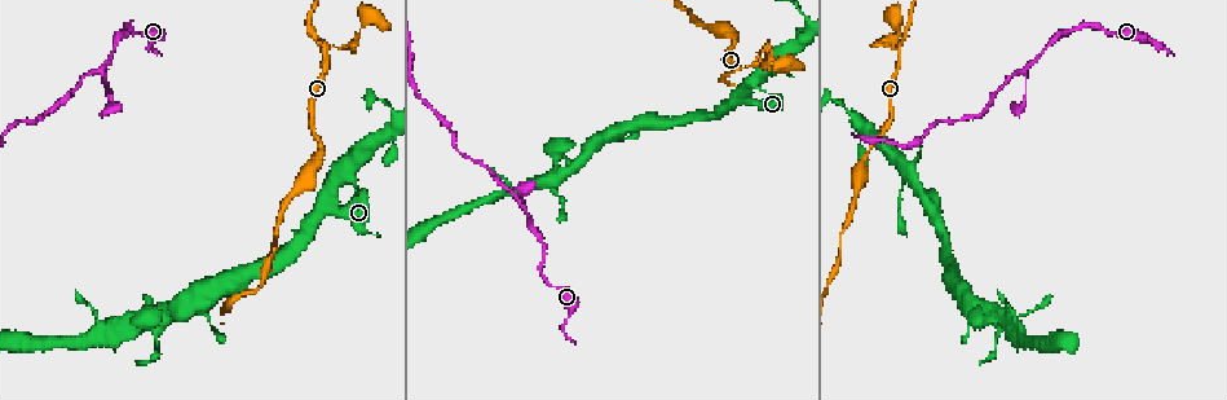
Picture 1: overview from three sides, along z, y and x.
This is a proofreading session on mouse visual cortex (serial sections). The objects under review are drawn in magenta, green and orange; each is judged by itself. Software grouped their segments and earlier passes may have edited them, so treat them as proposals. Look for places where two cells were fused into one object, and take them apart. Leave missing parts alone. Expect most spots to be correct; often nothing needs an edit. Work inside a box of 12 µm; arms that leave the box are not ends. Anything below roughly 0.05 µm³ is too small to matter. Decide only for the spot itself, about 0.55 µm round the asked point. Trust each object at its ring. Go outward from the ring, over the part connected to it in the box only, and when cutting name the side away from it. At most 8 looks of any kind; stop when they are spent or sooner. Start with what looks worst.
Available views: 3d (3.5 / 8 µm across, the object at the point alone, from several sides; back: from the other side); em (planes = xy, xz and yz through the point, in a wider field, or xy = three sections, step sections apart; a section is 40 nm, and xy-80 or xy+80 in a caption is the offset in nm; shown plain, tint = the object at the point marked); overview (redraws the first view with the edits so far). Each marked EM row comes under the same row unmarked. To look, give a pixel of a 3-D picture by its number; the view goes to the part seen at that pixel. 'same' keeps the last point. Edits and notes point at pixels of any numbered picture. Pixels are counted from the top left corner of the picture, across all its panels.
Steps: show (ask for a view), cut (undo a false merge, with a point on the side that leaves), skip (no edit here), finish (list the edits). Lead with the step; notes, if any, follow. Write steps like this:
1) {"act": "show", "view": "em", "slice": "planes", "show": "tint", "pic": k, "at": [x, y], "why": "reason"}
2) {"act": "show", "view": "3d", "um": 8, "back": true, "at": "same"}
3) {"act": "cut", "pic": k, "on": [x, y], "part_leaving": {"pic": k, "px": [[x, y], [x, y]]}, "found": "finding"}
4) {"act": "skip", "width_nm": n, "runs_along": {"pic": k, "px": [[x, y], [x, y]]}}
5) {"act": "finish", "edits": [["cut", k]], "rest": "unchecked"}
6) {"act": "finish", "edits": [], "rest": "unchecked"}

{"act": "show", "view": "3d", "um": 3.5, "pic": 1, "at": [900, 54], "why": "three-way junction"}

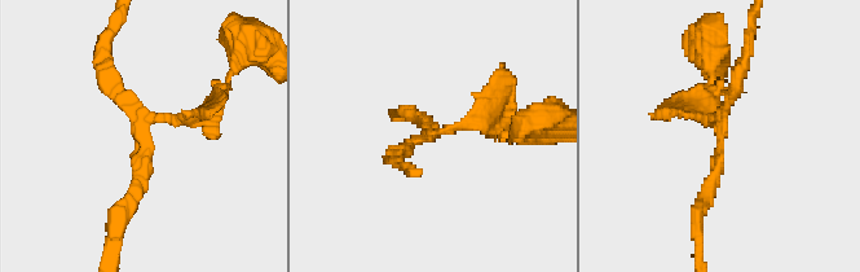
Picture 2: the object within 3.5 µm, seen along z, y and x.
{"act": "show", "view": "em", "slice": "xy", "step": 5, "show": "tint", "pic": 2, "at": [150, 137]}

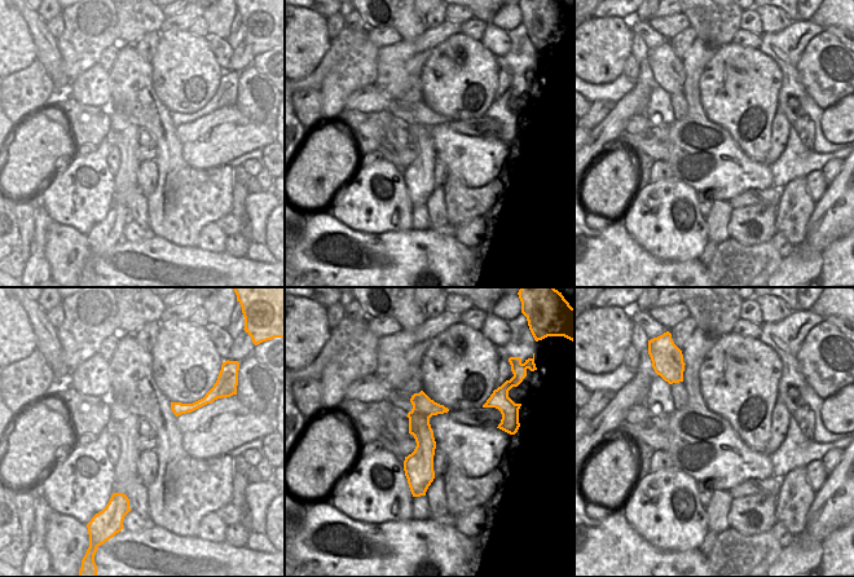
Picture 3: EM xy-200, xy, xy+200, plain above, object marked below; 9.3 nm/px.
{"act": "skip", "runs_along": {"pic": 3, "px": [[417, 396], [422, 432], [422, 488]]}, "found": "one cell here"}

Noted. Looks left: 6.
{"act": "show", "view": "3d", "um": 8, "pic": 1, "at": [105, 66], "why": "two arms in line, one across"}

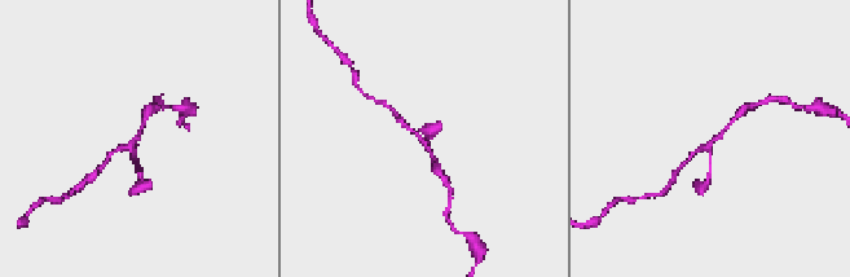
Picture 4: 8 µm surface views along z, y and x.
{"act": "show", "view": "em", "slice": "xy", "step": 2, "show": "tint", "pic": 4, "at": [420, 140], "arms": 3, "arm_widths_nm": [100, 150, 150]}

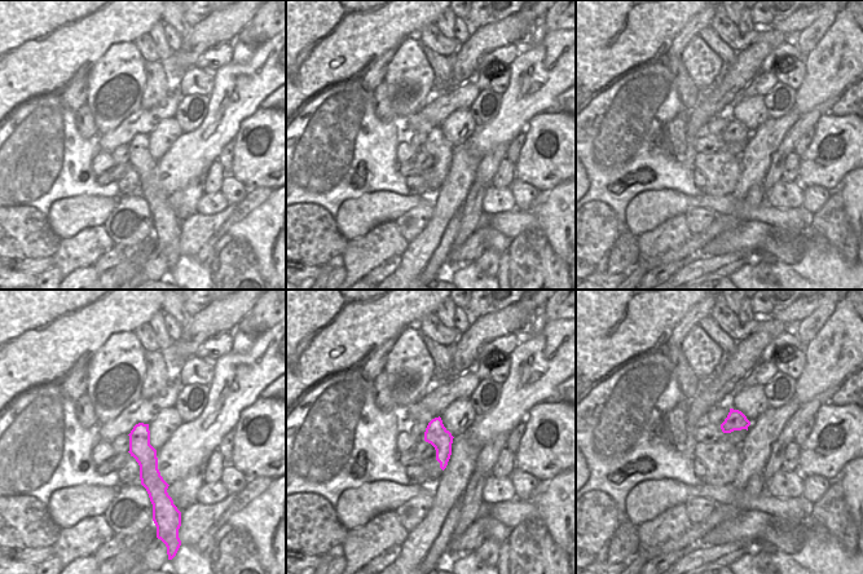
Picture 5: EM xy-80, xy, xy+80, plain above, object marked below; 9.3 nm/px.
{"act": "skip", "found": "all the same cell"}

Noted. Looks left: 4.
{"act": "show", "view": "3d", "um": 3.5, "pic": 1, "at": [913, 178], "why": "branch point"}

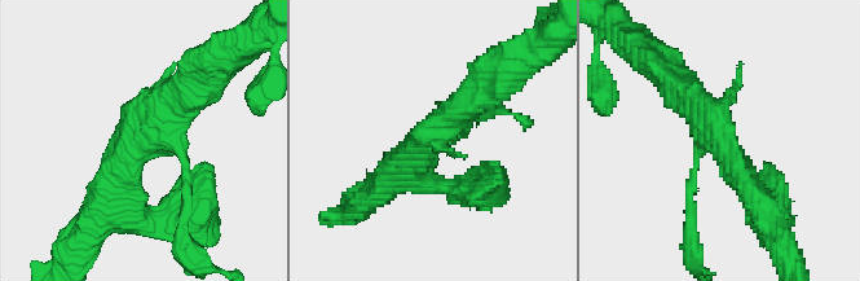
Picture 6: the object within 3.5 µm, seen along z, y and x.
{"act": "show", "view": "em", "slice": "xy", "step": 2, "show": "tint", "pic": 6, "at": [720, 136]}

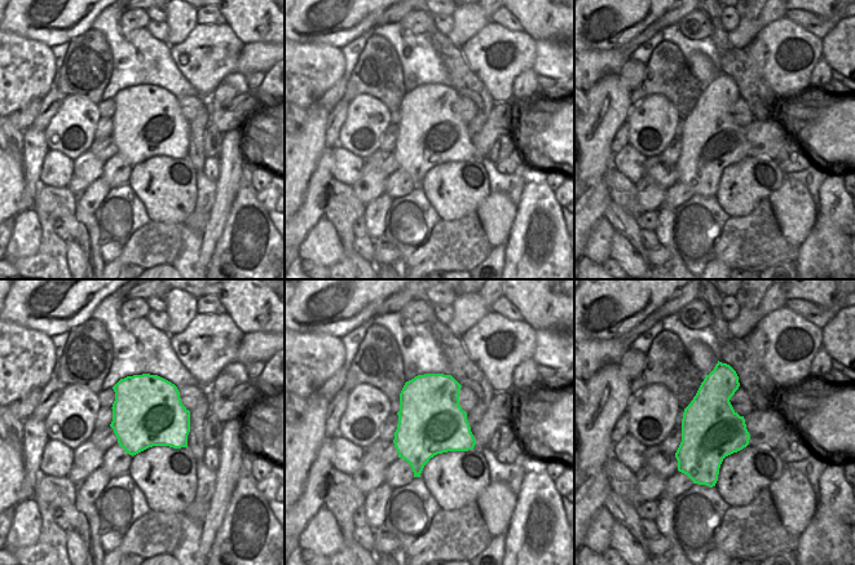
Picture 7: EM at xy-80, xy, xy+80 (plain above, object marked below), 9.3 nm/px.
{"act": "show", "view": "em", "slice": "xy", "step": 5, "show": "tint", "at": "same"}

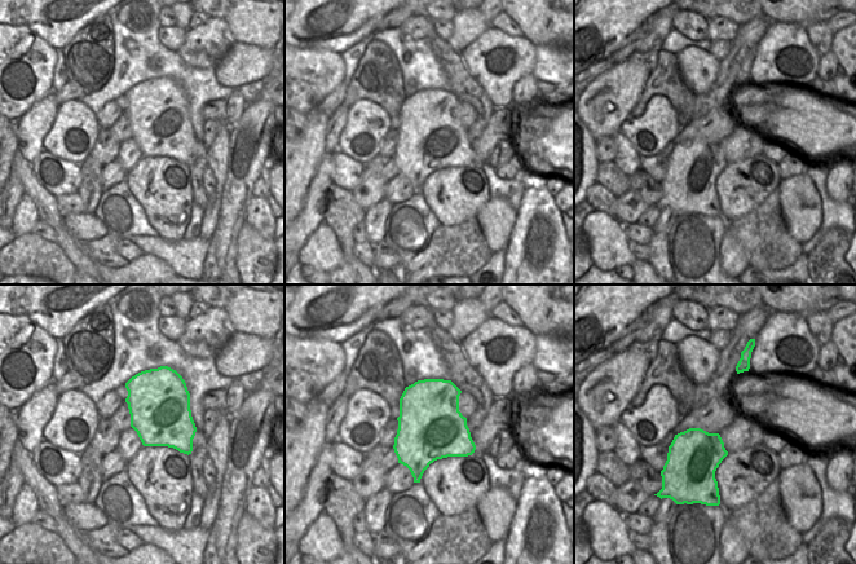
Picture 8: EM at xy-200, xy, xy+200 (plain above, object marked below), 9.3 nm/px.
{"act": "skip", "found": "one cell here"}

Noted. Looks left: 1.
{"act": "finish", "edits": [], "rest": "unchecked"}

